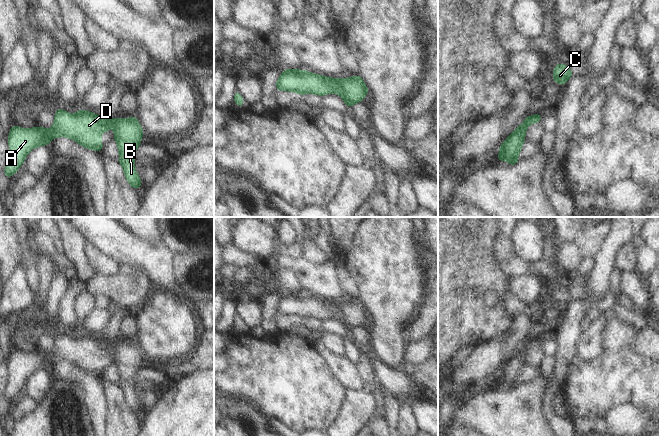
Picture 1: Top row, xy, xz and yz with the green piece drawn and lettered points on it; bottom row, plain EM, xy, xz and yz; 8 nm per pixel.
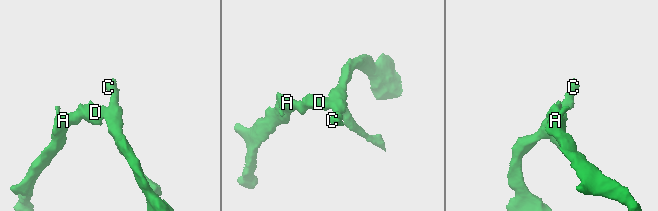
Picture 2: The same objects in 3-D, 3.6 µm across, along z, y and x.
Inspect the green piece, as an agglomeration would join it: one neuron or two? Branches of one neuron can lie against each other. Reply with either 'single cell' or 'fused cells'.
fused cells

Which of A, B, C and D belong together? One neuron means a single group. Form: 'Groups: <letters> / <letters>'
Groups: A D / B C.

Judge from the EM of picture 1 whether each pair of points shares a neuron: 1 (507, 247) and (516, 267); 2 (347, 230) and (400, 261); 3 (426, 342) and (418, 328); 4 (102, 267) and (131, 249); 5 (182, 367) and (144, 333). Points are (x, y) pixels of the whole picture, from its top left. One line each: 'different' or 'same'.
1: same
2: different
3: different
4: different
5: different

